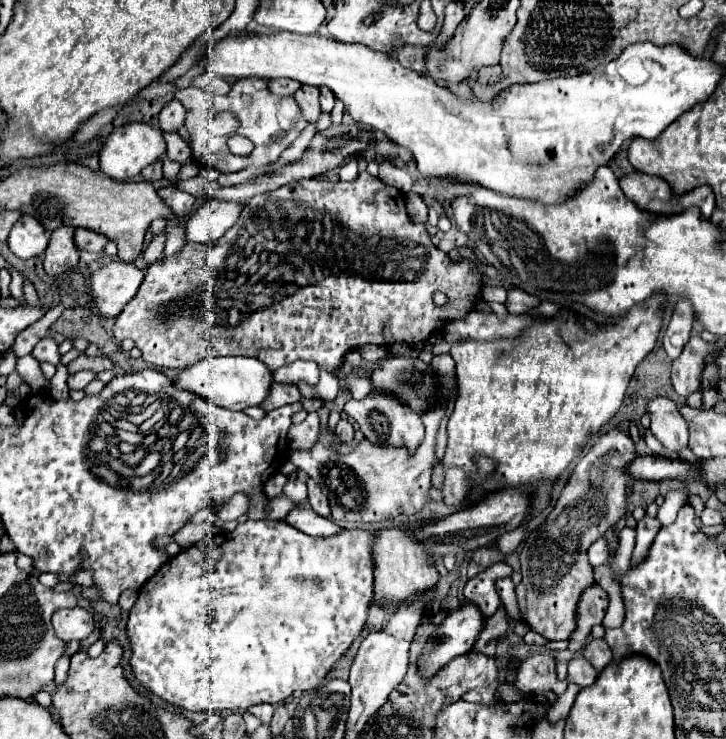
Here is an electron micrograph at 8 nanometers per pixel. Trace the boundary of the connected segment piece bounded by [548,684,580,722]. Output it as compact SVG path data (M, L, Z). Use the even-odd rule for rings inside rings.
M568 684L566 694L564 694L562 698L558 698L558 700L552 704L552 708L548 710L548 718L552 716L552 722L564 720L564 718L568 716L570 706L572 706L572 702L574 702L574 698L576 698L576 694L578 694L578 690L580 690L580 688L578 688L576 684Z

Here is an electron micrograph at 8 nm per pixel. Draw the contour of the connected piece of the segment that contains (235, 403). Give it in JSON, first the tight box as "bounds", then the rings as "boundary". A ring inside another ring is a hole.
{"bounds":[176,356,274,410],"boundary":[[[226,356],[226,358],[206,358],[182,370],[176,378],[176,384],[184,390],[190,390],[210,400],[216,406],[230,410],[246,410],[248,406],[260,406],[262,400],[266,400],[266,394],[270,394],[274,378],[272,372],[260,360],[244,356]]]}

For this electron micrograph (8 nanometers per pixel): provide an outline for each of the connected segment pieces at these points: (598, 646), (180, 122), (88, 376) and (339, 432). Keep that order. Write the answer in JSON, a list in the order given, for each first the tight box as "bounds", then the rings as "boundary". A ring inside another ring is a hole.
[{"bounds":[584,642,612,672],"boundary":[[[588,642],[584,648],[584,656],[592,662],[592,666],[600,672],[606,664],[612,662],[612,652],[606,642]]]},{"bounds":[160,100,186,132],"boundary":[[[178,100],[168,102],[160,112],[162,132],[178,132],[184,126],[184,120],[186,120],[186,108]]]},{"bounds":[68,370,94,390],"boundary":[[[90,370],[76,372],[76,374],[68,376],[68,390],[84,390],[86,384],[92,380],[94,380],[94,372],[90,372]]]},{"bounds":[336,420,354,442],"boundary":[[[340,420],[336,426],[336,438],[342,442],[352,442],[354,440],[354,428],[348,420]]]}]

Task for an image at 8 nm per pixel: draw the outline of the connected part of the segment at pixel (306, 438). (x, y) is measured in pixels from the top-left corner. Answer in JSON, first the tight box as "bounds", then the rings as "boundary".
{"bounds":[288,412,320,450],"boundary":[[[312,412],[312,414],[308,414],[308,418],[302,424],[290,428],[290,432],[288,432],[290,448],[310,450],[318,442],[318,432],[320,432],[320,418],[316,412]]]}

